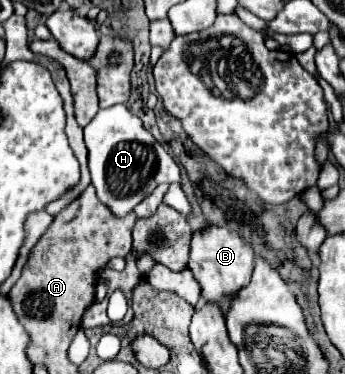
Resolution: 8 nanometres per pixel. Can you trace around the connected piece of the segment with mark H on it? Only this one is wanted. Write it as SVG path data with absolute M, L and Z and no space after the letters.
M114 105L110 109L100 109L92 123L84 127L84 141L88 147L88 167L92 175L92 185L96 187L98 199L110 207L118 217L134 209L156 185L160 183L180 183L180 167L168 155L168 151L144 129L142 121L132 115L126 105Z

